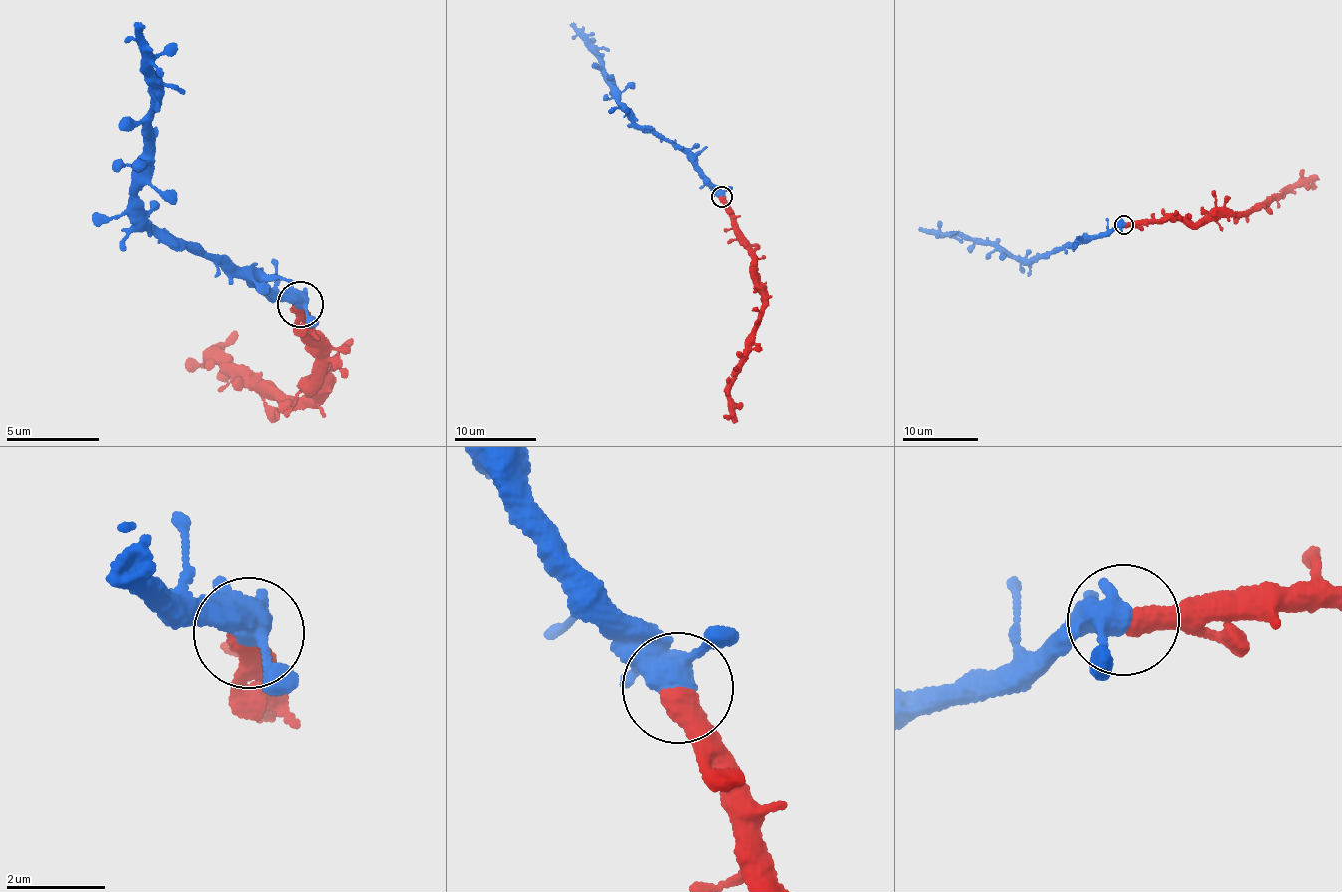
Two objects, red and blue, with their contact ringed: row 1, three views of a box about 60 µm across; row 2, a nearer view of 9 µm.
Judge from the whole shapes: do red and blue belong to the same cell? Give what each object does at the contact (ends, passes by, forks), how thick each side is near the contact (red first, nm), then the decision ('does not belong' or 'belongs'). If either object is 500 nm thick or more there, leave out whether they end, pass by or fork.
red ends there; blue forks there; 480 nm thick on the red side, 360 nm on the other; belongs

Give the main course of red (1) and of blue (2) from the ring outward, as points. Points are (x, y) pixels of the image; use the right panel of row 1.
1: (1124, 224), (1180, 219), (1203, 225), (1227, 211), (1250, 214), (1295, 186), (1311, 183), (1312, 188)
2: (1124, 224), (1047, 256), (1028, 259), (951, 233), (918, 229)

